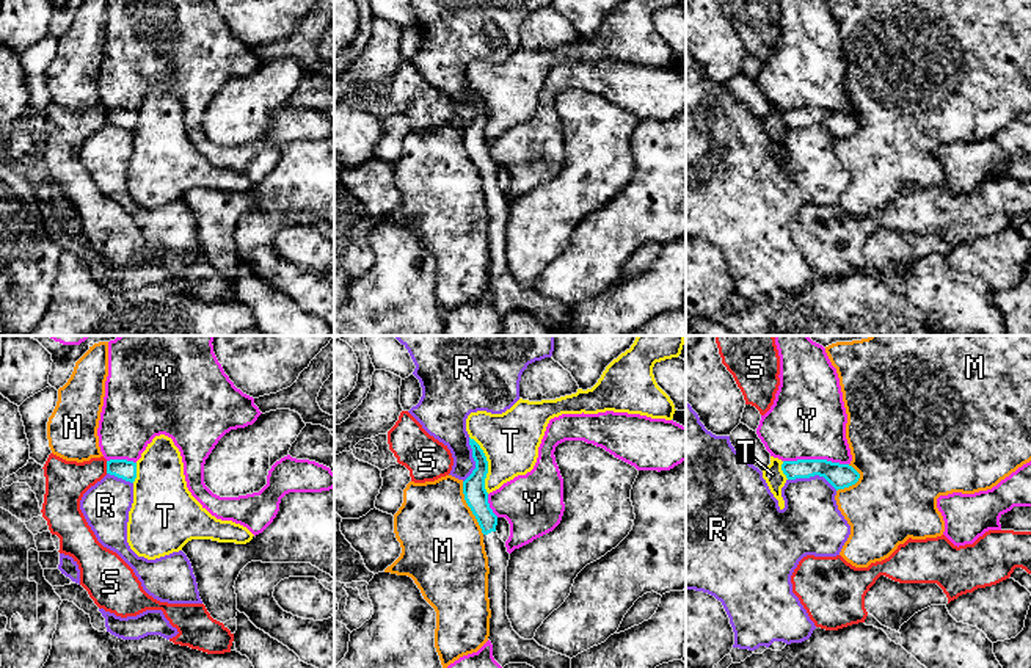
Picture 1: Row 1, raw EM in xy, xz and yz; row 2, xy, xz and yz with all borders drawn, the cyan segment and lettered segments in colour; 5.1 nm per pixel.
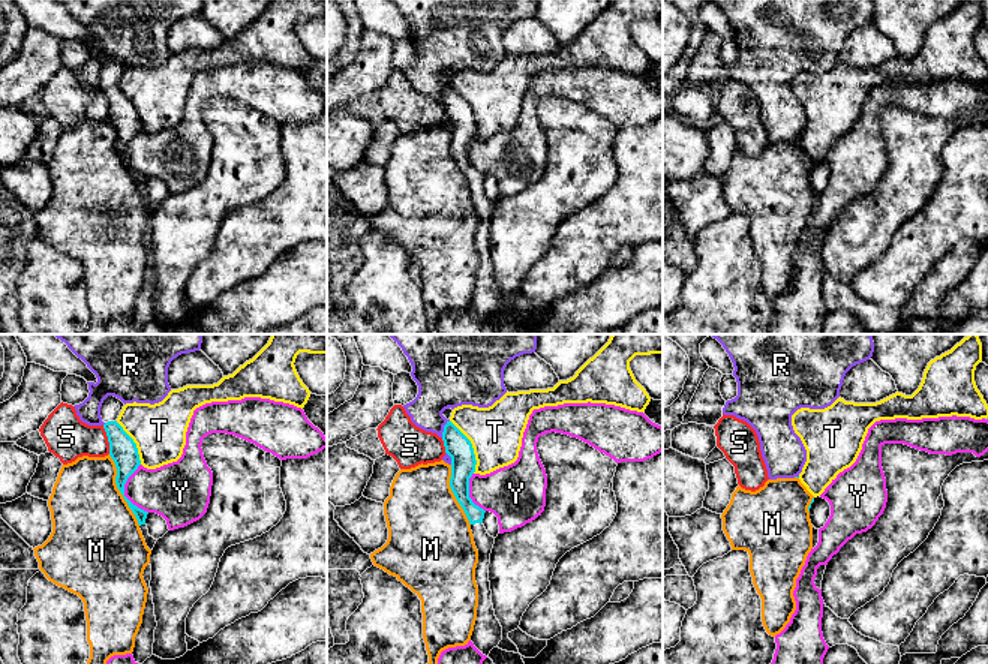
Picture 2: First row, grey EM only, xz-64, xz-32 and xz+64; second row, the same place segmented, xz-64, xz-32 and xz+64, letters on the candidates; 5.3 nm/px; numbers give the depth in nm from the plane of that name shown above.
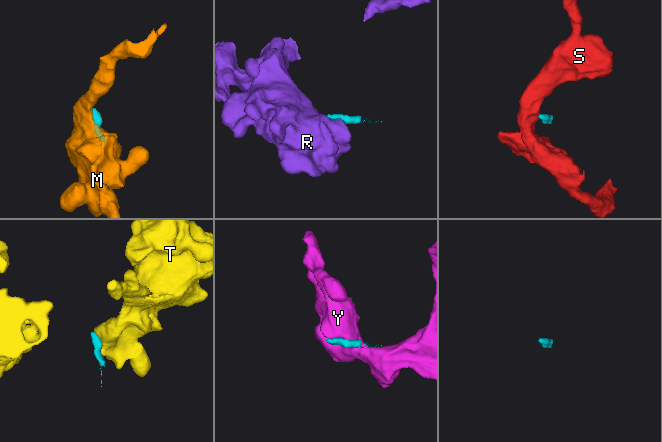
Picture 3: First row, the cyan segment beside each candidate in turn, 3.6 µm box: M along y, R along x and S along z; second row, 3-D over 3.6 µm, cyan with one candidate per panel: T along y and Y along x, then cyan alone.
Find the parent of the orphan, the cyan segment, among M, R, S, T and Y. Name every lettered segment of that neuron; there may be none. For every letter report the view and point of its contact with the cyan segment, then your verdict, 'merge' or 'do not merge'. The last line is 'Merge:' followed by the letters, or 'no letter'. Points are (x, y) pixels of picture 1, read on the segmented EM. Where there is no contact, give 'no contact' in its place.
M: contact xz (469, 507); do not merge
R: contact yz (813, 475); do not merge
S: contact xy (107, 468); do not merge
T: contact xz (487, 464); do not merge
Y: contact yz (816, 460); do not merge
Merge: no letter

